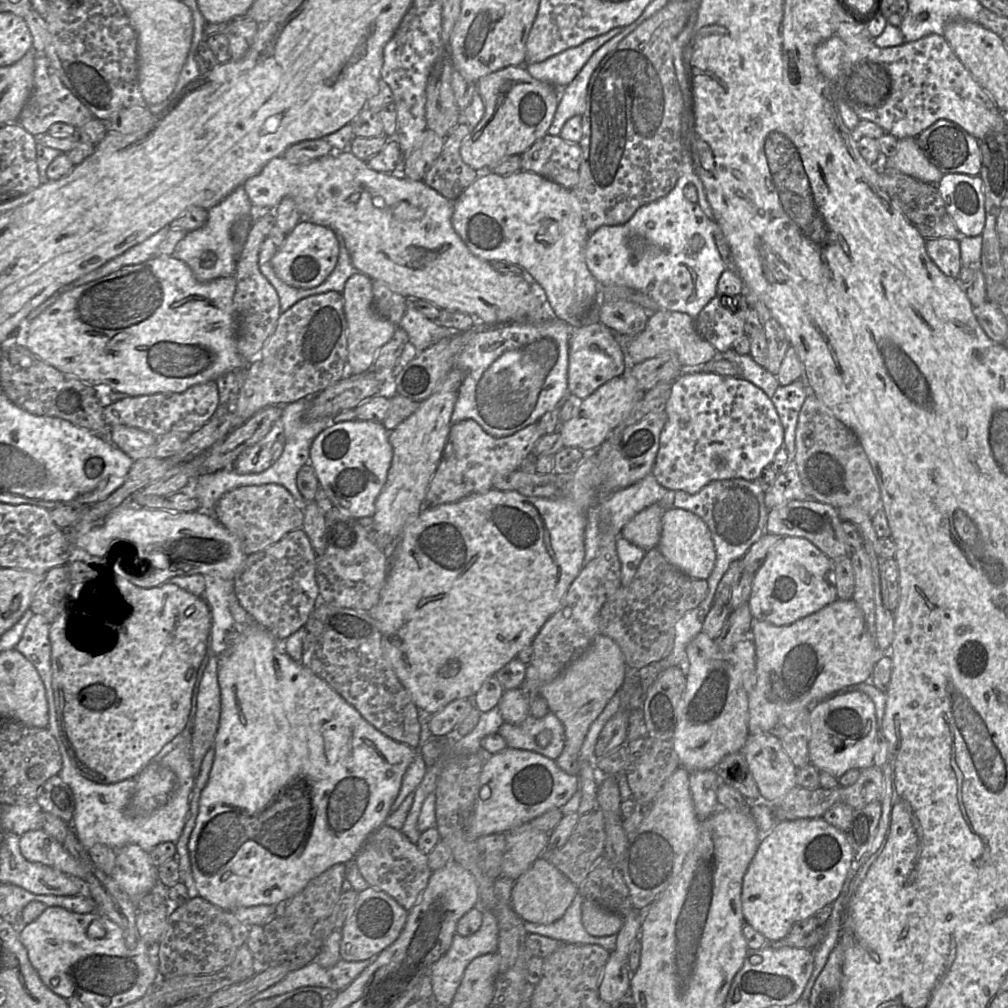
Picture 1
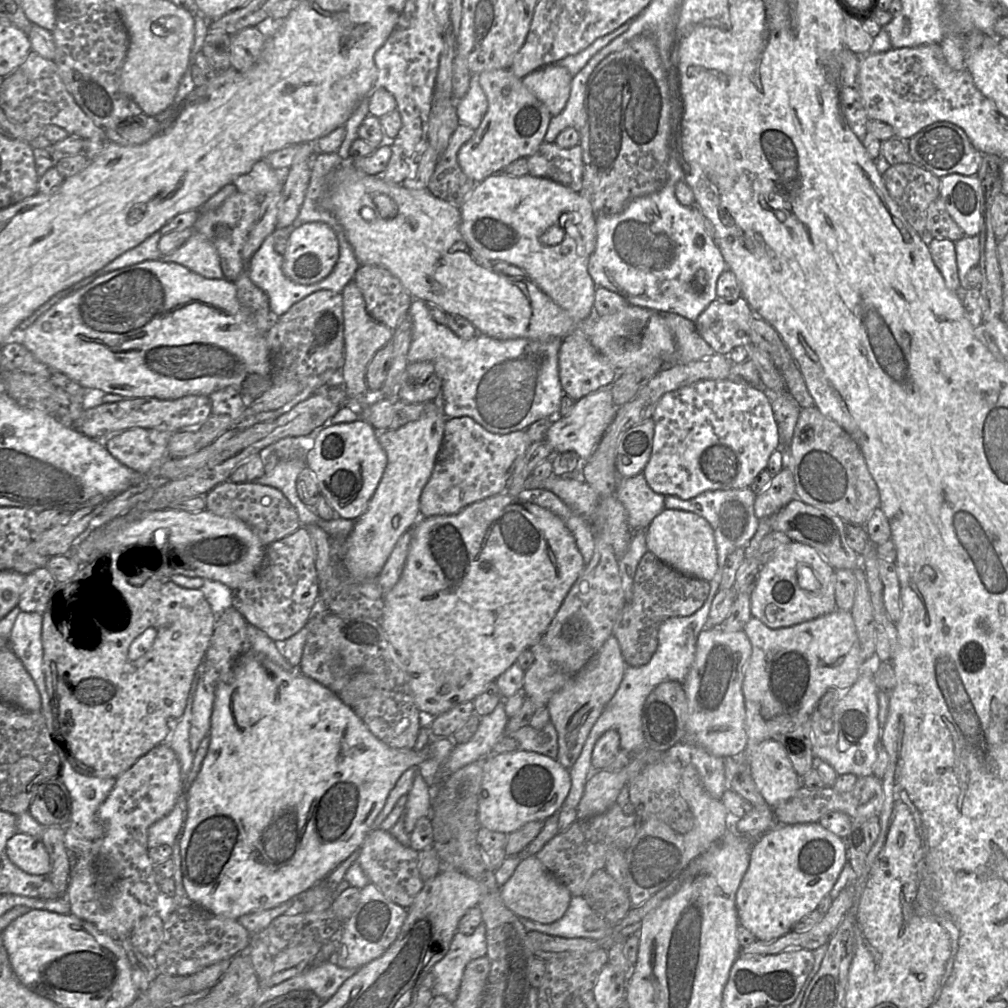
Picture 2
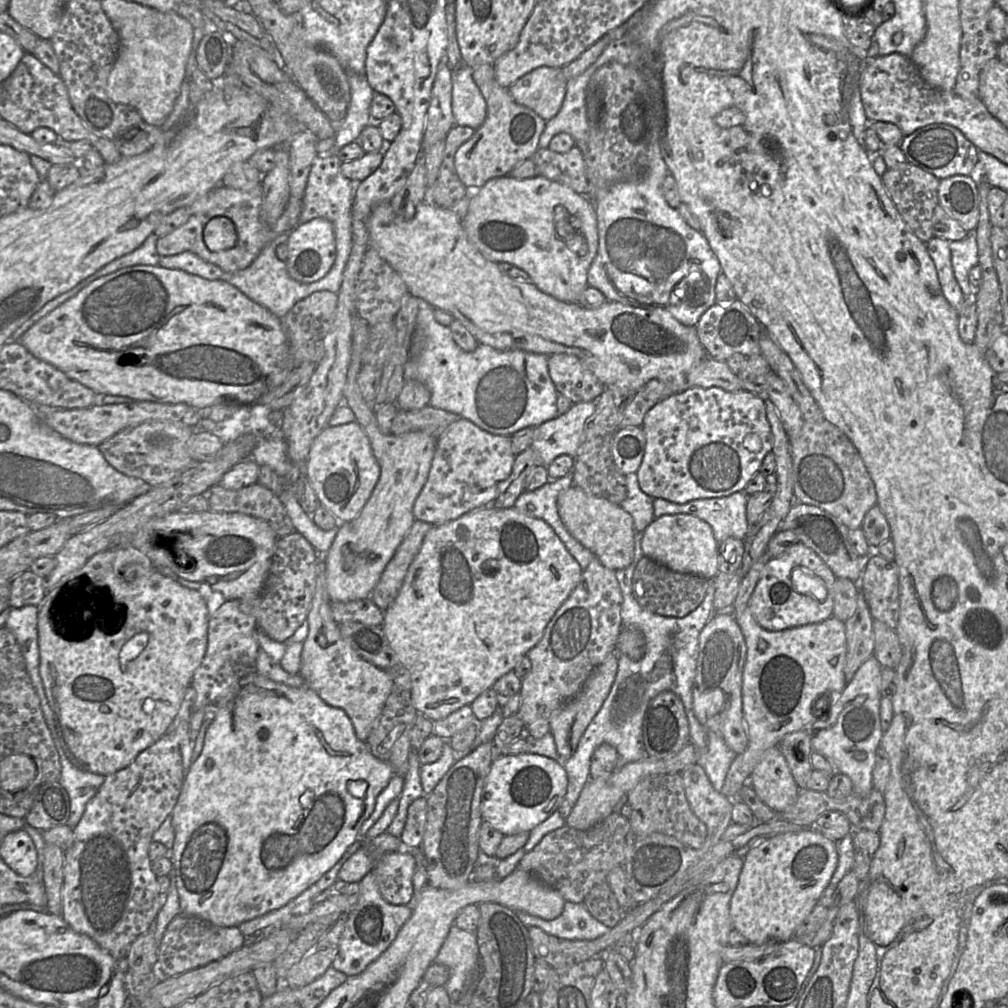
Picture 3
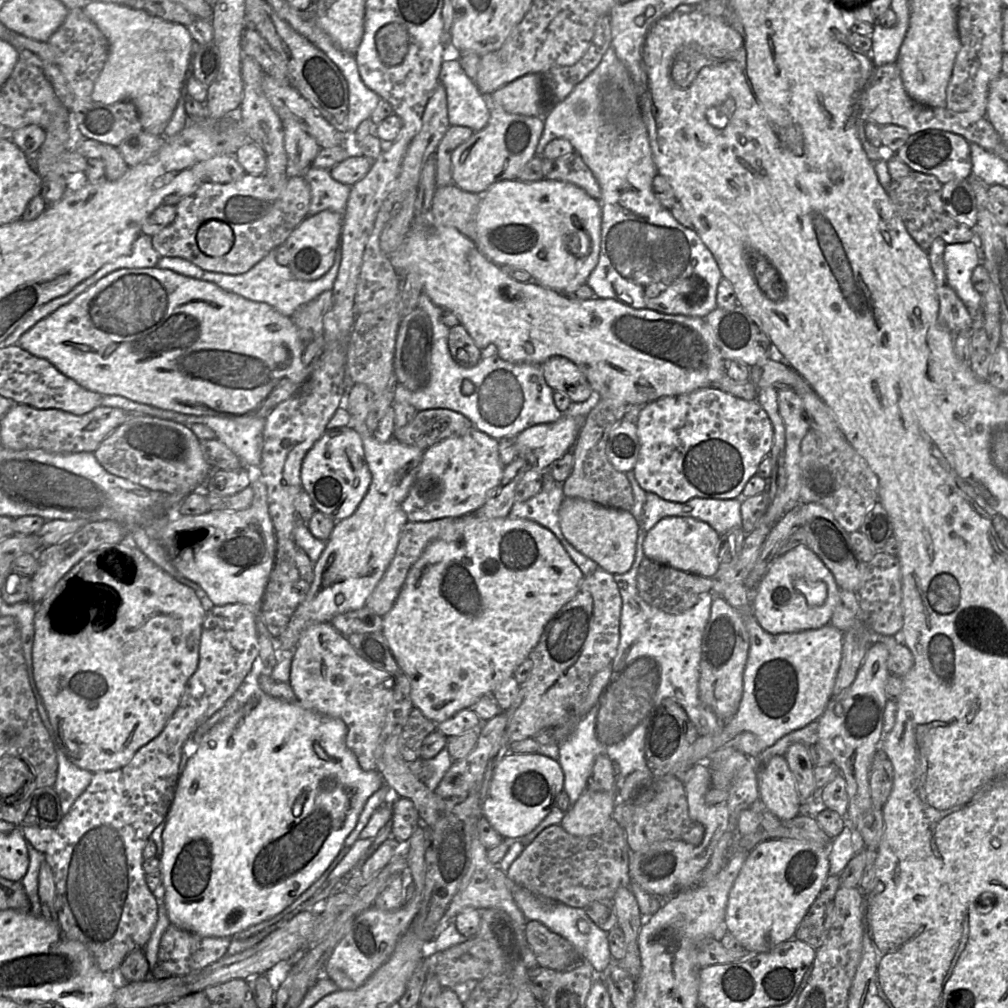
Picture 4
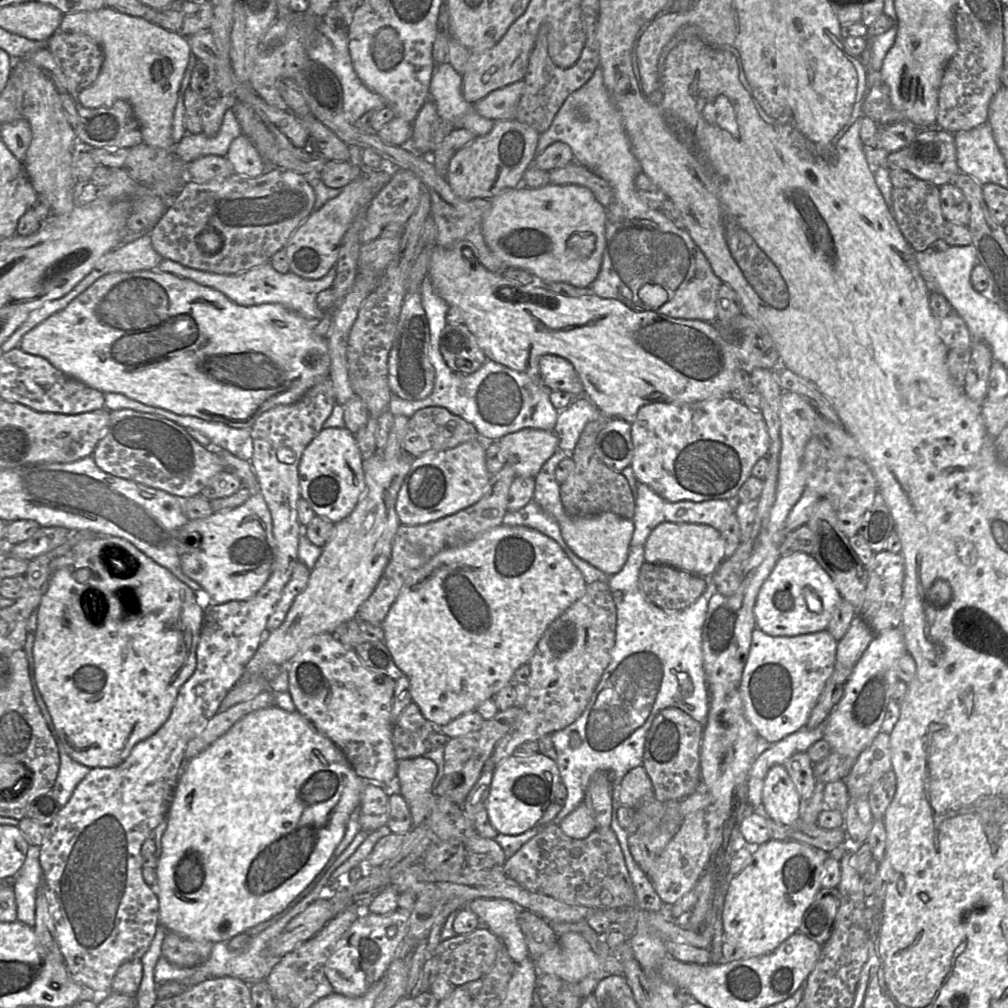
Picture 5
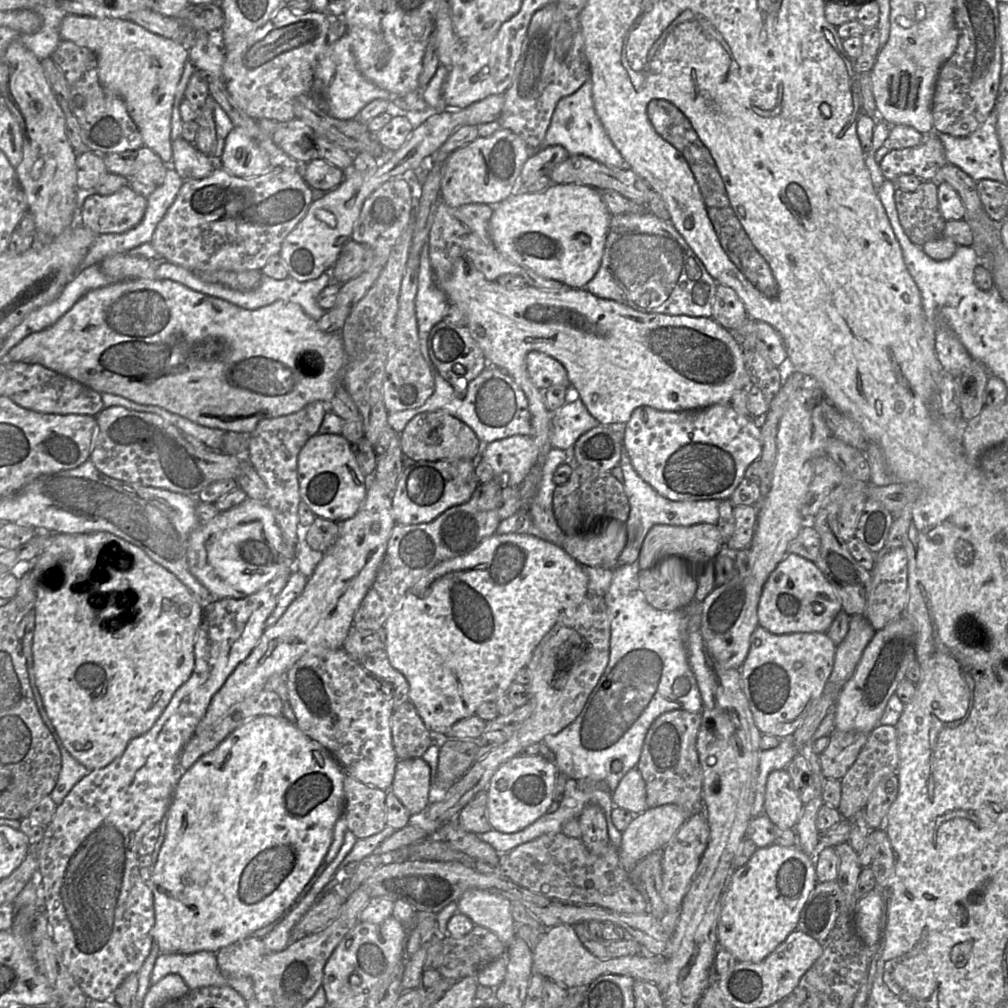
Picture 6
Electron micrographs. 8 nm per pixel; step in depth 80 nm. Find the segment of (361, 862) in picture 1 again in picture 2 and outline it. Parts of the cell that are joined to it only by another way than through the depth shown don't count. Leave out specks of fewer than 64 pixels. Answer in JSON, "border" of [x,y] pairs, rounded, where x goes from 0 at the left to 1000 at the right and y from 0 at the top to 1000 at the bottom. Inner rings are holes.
{"border":[[[376,820],[369,822],[356,841],[353,853],[361,866],[387,894],[405,902],[413,888],[421,879],[416,866],[416,846],[406,839],[399,838],[385,824]]]}

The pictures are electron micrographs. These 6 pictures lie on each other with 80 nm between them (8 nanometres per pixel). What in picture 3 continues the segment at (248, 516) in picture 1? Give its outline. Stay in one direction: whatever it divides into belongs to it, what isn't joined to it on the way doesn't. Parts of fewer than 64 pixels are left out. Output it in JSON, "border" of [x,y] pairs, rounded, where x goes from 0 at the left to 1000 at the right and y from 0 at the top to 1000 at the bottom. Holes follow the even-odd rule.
{"border":[[[254,479],[226,486],[217,480],[201,490],[211,508],[235,508],[262,516],[275,533],[292,528],[292,522],[279,496],[268,485]]]}

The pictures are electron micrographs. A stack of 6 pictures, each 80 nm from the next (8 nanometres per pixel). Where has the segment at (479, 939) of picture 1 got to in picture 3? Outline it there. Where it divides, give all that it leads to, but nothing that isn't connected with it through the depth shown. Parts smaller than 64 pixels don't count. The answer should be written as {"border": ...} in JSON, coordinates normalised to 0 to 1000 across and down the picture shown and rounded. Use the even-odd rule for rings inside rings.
{"border":[[[449,918],[431,954],[445,960],[445,971],[440,980],[446,992],[454,994],[462,973],[466,975],[469,965],[477,963],[472,924],[460,924]]]}

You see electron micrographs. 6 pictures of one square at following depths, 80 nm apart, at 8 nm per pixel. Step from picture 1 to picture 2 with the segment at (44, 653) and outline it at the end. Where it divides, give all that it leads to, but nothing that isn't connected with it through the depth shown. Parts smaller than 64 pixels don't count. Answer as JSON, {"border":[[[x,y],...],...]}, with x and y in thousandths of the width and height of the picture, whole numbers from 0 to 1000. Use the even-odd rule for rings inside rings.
{"border":[[[20,607],[11,625],[10,643],[21,655],[35,677],[41,691],[41,706],[51,729],[51,716],[48,707],[49,690],[43,666],[42,616],[42,609]]]}

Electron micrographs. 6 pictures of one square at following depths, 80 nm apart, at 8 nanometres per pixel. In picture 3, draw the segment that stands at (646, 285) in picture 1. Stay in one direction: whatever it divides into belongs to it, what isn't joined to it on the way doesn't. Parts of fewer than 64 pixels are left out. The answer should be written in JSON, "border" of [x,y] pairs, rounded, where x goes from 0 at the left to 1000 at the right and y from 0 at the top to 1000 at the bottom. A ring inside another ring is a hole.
{"border":[[[647,138],[642,148],[642,165],[632,176],[622,180],[614,181],[605,187],[597,189],[590,197],[590,207],[593,221],[593,250],[589,256],[582,273],[583,284],[596,289],[602,299],[611,299],[619,303],[638,306],[638,307],[657,307],[666,312],[670,316],[682,323],[690,323],[695,313],[710,301],[710,279],[715,268],[714,260],[705,247],[702,238],[696,230],[686,226],[681,219],[669,207],[663,203],[657,192],[657,183],[660,176],[664,173],[655,147],[655,140]]]}

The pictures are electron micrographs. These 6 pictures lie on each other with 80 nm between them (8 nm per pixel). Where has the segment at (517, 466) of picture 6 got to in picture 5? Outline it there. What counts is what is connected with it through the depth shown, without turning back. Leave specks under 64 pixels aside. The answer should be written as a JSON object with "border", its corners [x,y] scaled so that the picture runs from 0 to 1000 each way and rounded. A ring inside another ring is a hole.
{"border":[[[523,425],[497,435],[494,439],[501,462],[509,464],[513,473],[530,474],[554,445],[555,436],[549,428]]]}

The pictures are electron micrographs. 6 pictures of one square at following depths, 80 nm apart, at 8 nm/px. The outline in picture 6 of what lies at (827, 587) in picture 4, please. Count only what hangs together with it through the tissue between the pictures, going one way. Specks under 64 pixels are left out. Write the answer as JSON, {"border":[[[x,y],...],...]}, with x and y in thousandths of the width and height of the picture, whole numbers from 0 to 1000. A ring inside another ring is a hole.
{"border":[[[781,549],[764,569],[755,587],[751,601],[752,621],[769,630],[786,628],[819,628],[834,605],[835,598],[831,589],[811,563],[810,559],[791,550]],[[808,597],[816,599],[817,605],[814,609],[809,609],[807,607],[806,602]]]}

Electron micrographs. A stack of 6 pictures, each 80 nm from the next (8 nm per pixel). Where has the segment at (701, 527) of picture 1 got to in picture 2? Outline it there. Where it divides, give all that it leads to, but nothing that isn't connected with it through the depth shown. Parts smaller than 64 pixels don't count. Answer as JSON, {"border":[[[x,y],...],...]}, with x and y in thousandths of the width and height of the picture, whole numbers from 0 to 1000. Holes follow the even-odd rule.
{"border":[[[659,505],[640,527],[642,546],[678,570],[704,577],[712,565],[708,527],[697,513],[683,507]]]}

